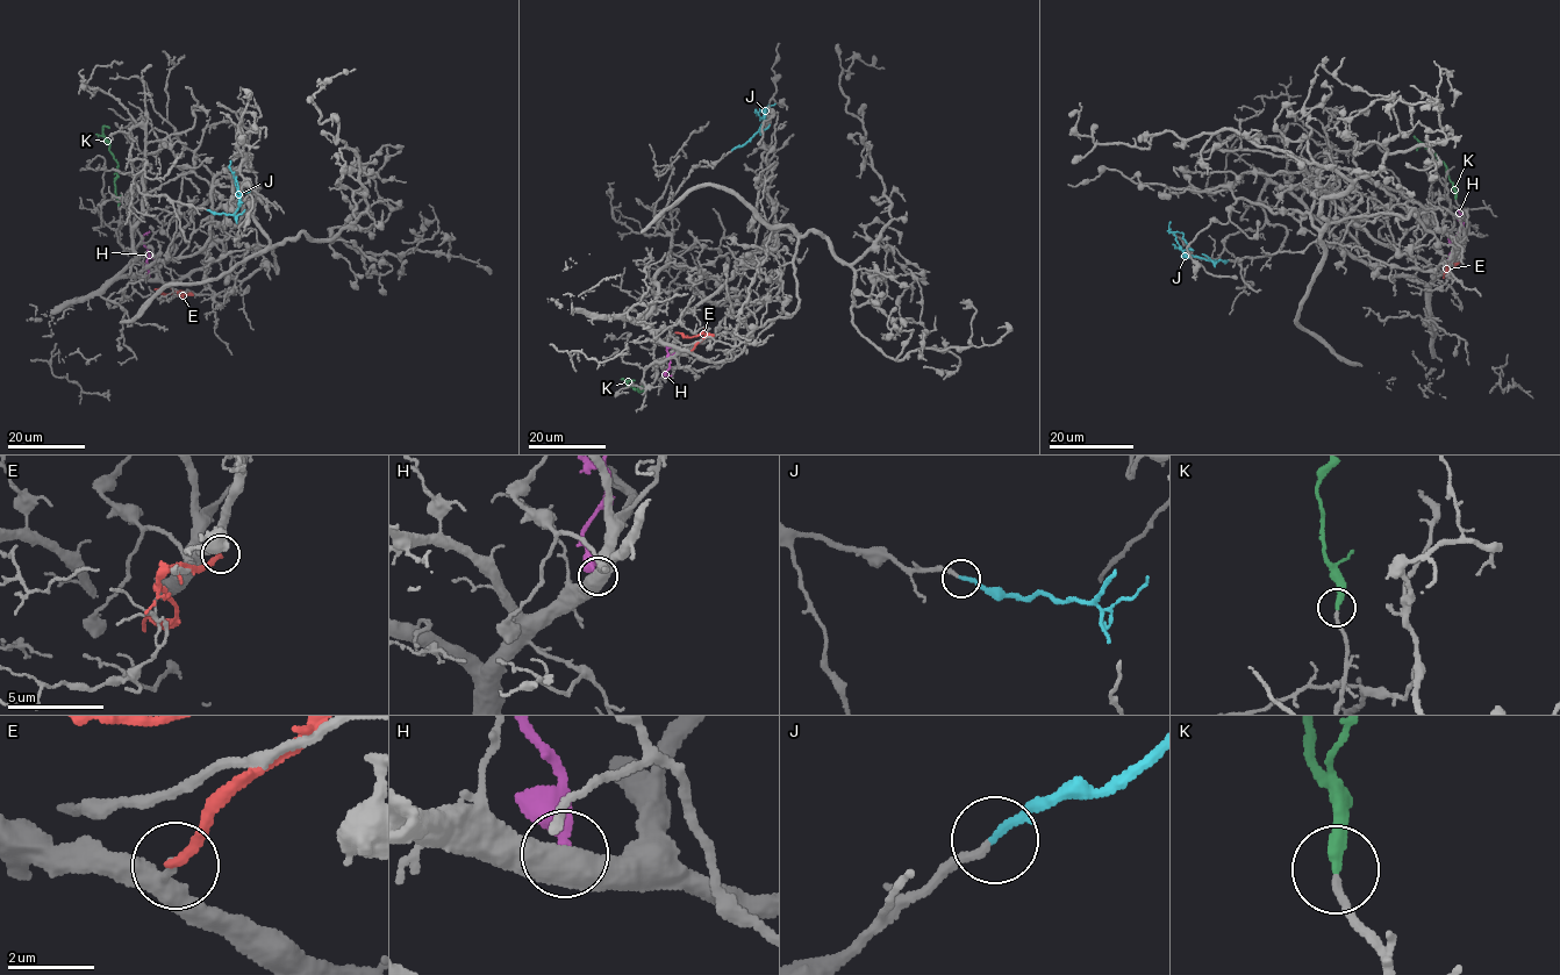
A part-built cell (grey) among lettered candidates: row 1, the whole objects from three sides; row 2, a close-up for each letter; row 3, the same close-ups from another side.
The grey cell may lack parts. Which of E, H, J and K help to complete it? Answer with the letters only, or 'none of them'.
J, K

